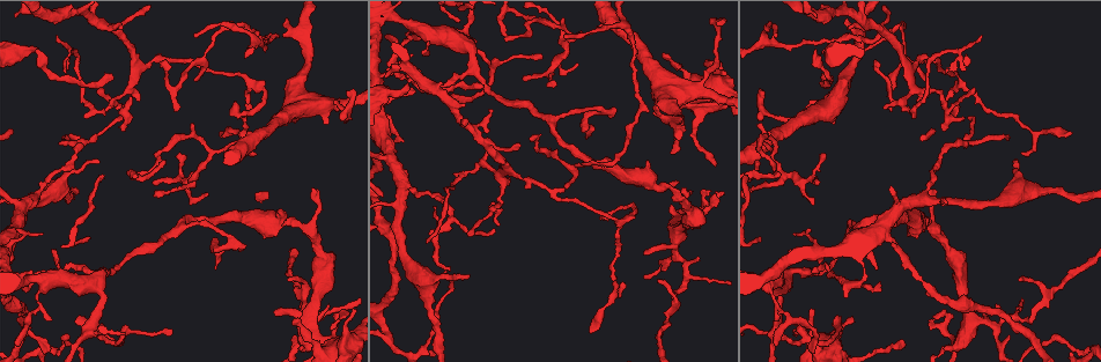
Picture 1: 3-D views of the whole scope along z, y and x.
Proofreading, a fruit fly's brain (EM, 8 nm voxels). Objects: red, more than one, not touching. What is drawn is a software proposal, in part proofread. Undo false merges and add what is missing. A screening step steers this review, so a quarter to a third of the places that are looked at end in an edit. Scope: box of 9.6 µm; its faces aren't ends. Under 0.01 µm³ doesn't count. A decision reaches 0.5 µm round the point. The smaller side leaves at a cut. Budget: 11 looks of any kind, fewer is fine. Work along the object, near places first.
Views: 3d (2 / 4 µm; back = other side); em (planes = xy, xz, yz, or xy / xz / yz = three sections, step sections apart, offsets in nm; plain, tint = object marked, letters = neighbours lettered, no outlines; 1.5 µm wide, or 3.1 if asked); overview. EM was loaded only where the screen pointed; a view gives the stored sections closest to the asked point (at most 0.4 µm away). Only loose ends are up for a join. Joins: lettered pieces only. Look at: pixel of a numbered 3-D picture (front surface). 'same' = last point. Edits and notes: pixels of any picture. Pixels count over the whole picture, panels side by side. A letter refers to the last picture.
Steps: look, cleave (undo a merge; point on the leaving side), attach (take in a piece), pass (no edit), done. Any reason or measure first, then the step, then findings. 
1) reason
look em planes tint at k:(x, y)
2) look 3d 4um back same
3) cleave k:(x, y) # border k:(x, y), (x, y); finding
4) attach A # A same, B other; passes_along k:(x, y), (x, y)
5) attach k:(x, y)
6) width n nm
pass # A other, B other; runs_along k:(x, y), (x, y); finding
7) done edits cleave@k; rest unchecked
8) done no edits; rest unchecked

narrows sharply
look em planes tint at 1:(763, 145)

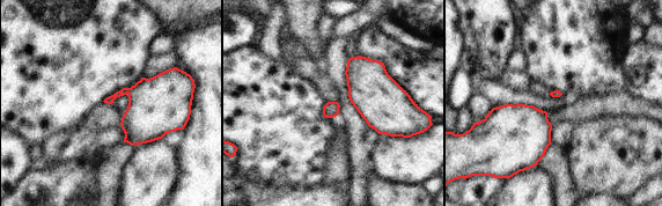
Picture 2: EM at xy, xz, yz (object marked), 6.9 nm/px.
what lies round it
look em planes letters same

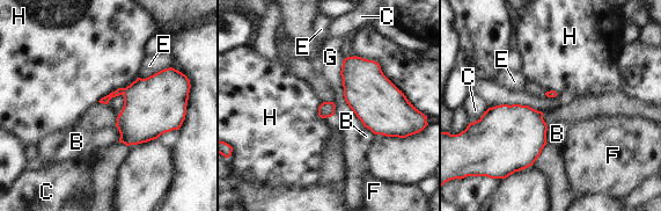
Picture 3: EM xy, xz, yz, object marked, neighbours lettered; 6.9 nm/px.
width 110 nm
pass # B other, C other, E other, F other, G other, H other; border 3:(138, 77), (97, 101); one neuron here

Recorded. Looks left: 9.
tapers out
look em xy step 4 letters at 1:(152, 182)

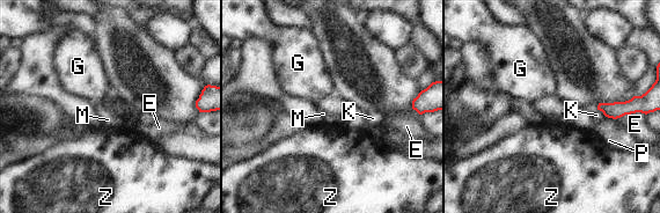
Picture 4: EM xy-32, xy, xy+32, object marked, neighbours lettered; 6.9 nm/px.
cut it another way
look em planes letters same

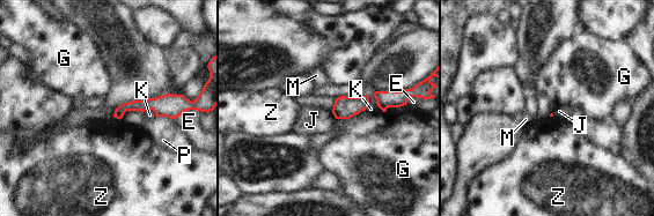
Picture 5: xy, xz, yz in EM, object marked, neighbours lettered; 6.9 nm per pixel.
longest_contact K 200 nm
pass # E other, G other, J other, K other, M other, P other, Z other; border 5:(331, 111), (336, 118); no lettered piece goes on from it

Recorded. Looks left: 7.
look 3d 2um at 1:(664, 53)

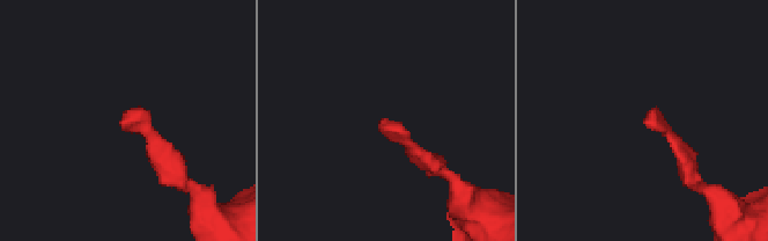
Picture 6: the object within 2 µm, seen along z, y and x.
now the EM
look em xy step 8 tint at 6:(382, 121)

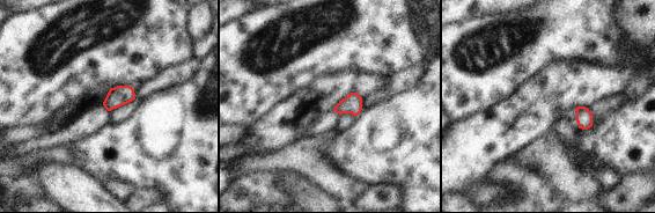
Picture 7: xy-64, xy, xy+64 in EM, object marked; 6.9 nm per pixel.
look em xy step 8 letters same

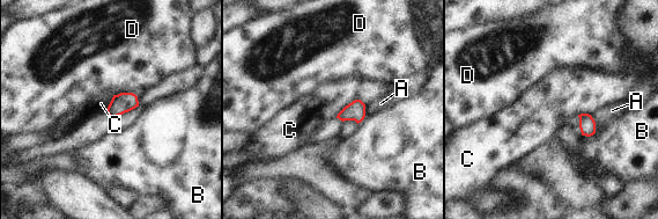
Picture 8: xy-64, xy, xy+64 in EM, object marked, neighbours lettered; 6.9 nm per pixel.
pass # A other, B other, C other, D other; border 8:(113, 94), (133, 93), (137, 96); no lettered piece goes on from it

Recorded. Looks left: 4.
an open end
look 3d 2um at 1:(877, 61)

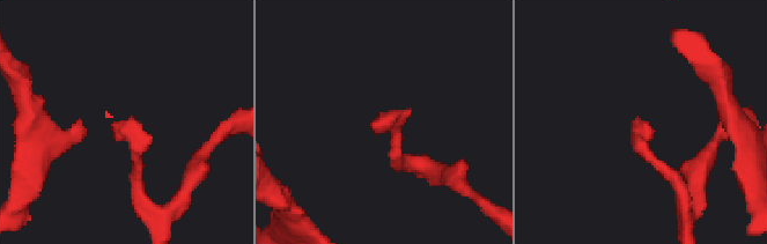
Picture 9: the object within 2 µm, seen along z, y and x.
look em yz step 4 tint at 9:(394, 119)

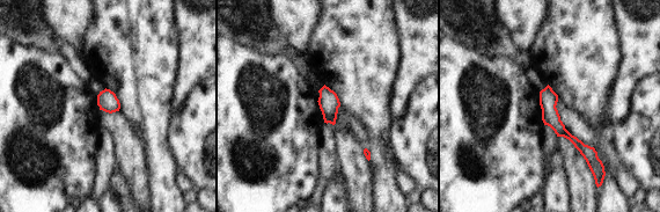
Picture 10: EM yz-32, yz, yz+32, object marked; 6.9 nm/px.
look em planes letters same

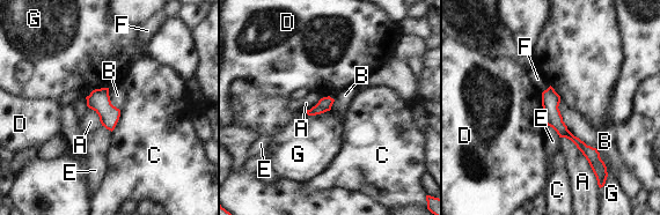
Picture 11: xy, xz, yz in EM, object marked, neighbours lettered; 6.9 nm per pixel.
width 100 nm
pass # A other, B other, C other, D other, E other, F other, G other; runs_along 11:(550, 90), (552, 118), (593, 162); none of them fits

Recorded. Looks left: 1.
done no edits; rest unchecked

